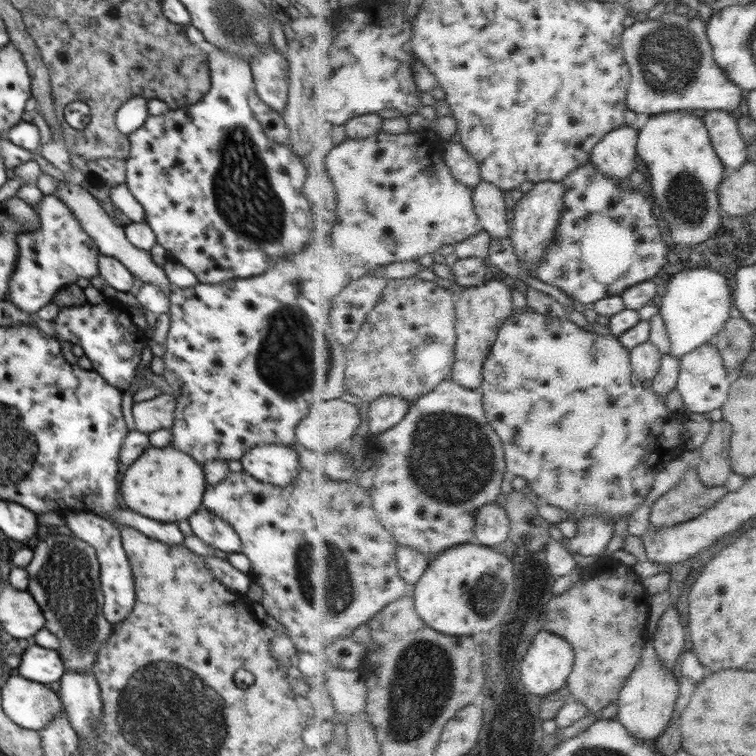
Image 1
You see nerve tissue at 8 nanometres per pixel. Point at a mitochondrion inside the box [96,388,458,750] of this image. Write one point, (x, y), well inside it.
(420, 690)

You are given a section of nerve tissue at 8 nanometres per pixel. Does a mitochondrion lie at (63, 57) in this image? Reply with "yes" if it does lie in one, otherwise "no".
no

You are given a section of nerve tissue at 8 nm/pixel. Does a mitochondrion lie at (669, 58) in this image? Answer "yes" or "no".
yes

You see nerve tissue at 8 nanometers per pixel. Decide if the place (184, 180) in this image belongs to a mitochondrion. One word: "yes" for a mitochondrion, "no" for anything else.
no

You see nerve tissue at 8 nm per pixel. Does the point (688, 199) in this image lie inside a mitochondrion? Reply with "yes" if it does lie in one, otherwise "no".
yes

